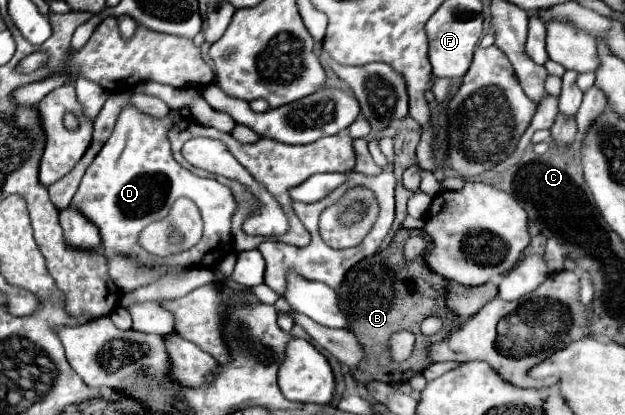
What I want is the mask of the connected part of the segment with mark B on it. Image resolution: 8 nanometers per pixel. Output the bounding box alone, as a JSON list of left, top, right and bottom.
[337,229,457,385]

